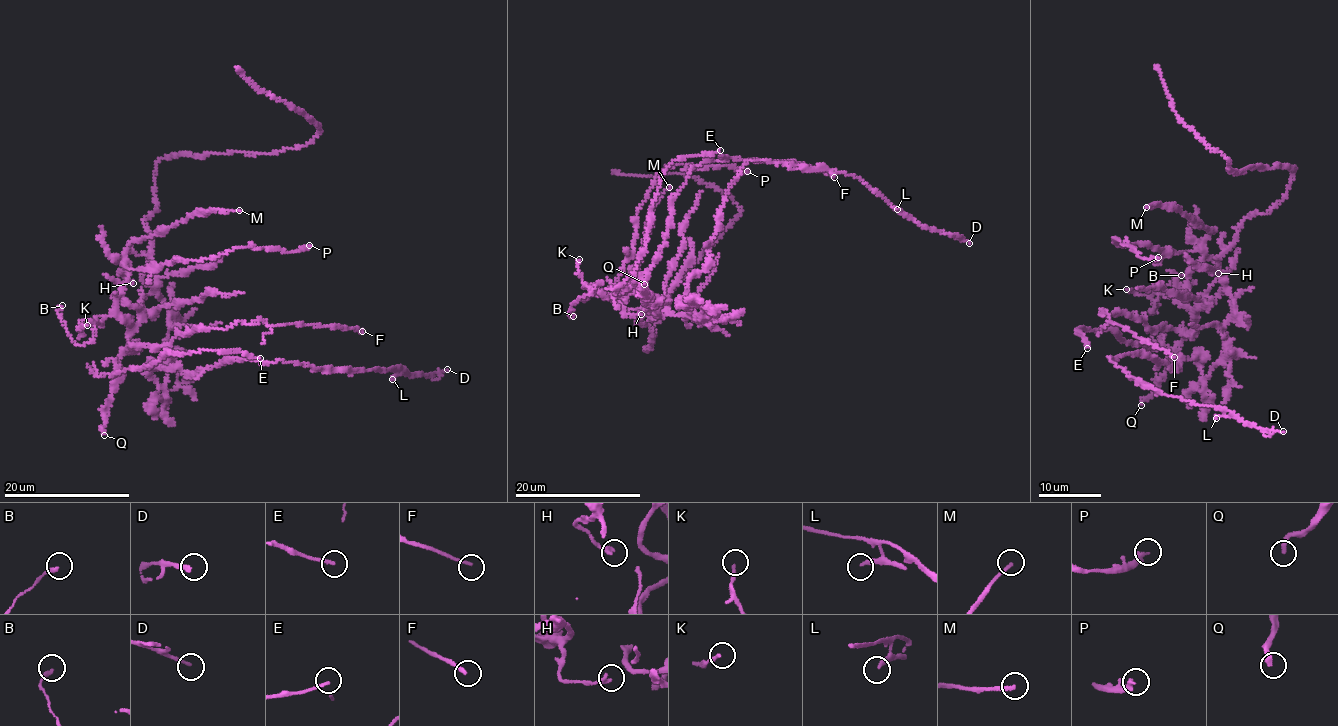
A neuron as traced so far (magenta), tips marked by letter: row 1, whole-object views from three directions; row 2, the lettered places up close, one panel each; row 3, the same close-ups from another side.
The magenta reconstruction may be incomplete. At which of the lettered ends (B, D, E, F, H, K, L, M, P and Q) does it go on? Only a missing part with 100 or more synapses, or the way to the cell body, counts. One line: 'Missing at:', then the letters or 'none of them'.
Missing at: none of them

